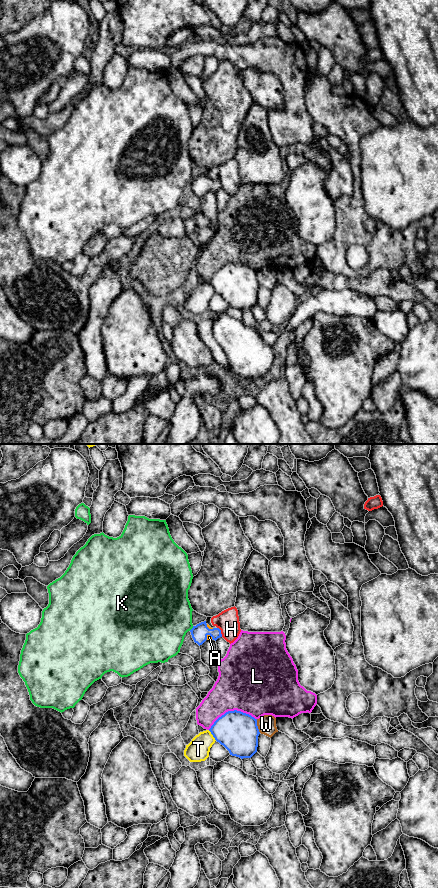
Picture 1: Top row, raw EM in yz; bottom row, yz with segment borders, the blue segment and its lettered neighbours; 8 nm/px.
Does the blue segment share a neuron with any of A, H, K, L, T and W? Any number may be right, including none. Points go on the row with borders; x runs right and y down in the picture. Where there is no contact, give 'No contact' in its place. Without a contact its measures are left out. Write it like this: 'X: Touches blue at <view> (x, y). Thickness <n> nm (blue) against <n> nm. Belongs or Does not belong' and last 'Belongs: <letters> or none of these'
A: Touches blue at yz (209, 634). Thickness 130 nm (blue) against 40 nm. Belongs
H: Touches blue at yz (220, 632). Thickness 130 nm (blue) against 180 nm. Does not belong
K: Touches blue at yz (192, 628). Thickness 130 nm (blue) against 440 nm. Does not belong
L: Touches blue at yz (231, 711). Thickness 320 nm (blue) against 440 nm. Does not belong
T: Touches blue at yz (212, 734). Thickness 320 nm (blue) against 180 nm. Does not belong
W: Touches blue at yz (257, 726). Thickness 320 nm (blue) against 150 nm. Does not belong
Belongs: A

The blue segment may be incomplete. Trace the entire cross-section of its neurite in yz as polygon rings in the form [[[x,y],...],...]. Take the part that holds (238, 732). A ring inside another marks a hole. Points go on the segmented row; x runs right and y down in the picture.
[[[228,711],[209,729],[217,742],[232,756],[251,758],[258,747],[260,734],[257,719],[241,711]]]

